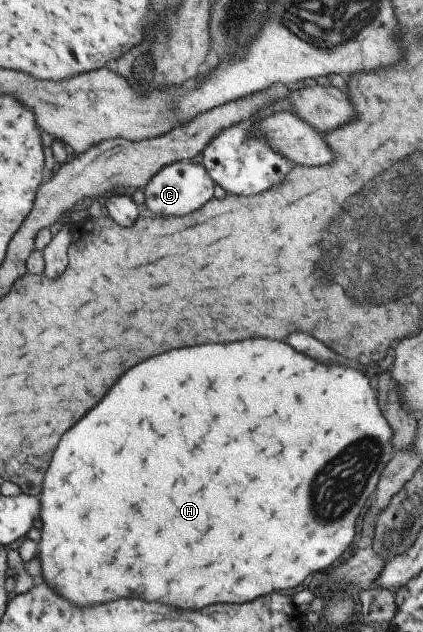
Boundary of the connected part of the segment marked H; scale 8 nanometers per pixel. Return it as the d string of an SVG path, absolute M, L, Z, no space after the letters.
M267 338L181 348L137 364L127 370L107 396L61 438L53 454L53 462L47 469L38 497L42 529L37 552L41 576L37 580L79 606L109 602L119 596L139 596L149 602L159 600L179 608L203 608L215 602L247 602L269 592L297 588L309 574L329 569L351 546L357 518L369 496L377 490L383 468L396 452L391 446L391 426L383 416L383 409L379 408L377 391L371 384L369 378L355 368L335 362L317 362L285 342Z

